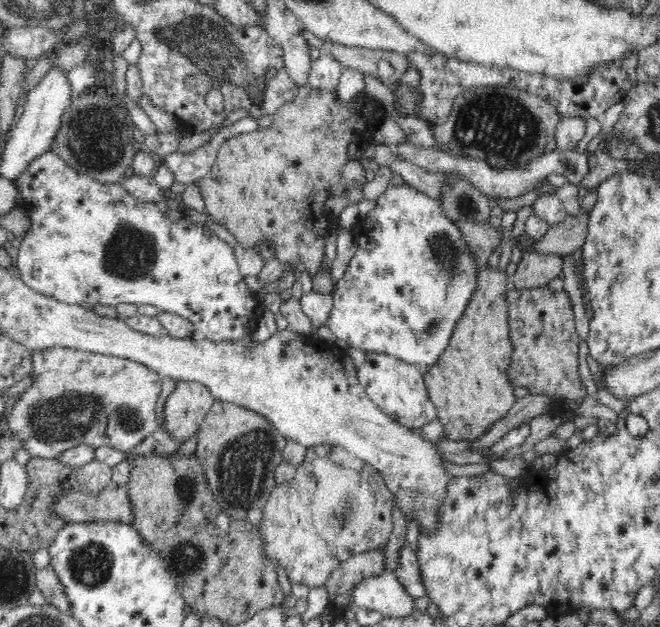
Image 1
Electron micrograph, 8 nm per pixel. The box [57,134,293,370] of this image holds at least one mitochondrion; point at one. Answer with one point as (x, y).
(130, 253)

